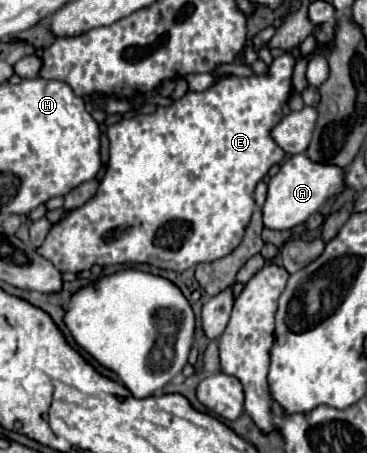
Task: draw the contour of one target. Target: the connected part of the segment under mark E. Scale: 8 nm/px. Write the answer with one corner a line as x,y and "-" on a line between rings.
285,51
281,57
275,57
273,63
269,65
265,75
251,75
251,77
237,77
237,75
221,75
217,77
217,81
203,93
185,93
181,99
173,101
167,107
157,107
155,113
151,115
135,115
131,119
123,119
115,125
111,125
107,129
107,137
109,137
109,165
105,171
105,177
99,183
97,193
83,205
77,207
73,211
69,211
59,223
55,223
47,235
47,239
43,241
43,245
37,249
39,255
43,255
45,259
49,259
61,273
63,271
71,271
71,273
79,273
79,271
87,271
93,265
119,265
119,263
147,263
147,265
155,265
161,269
171,269
171,271
185,271
189,267
195,267
197,263
205,263
205,261
215,261
221,259
225,255
229,255
239,243
241,237
245,233
245,227
251,219
251,213
255,211
255,199
253,199
253,191
257,187
257,183
267,175
267,171
281,163
285,157
285,151
273,141
271,137
271,129
283,119
283,105
289,101
291,93
293,93
293,67
295,67
295,57
291,55
291,51

